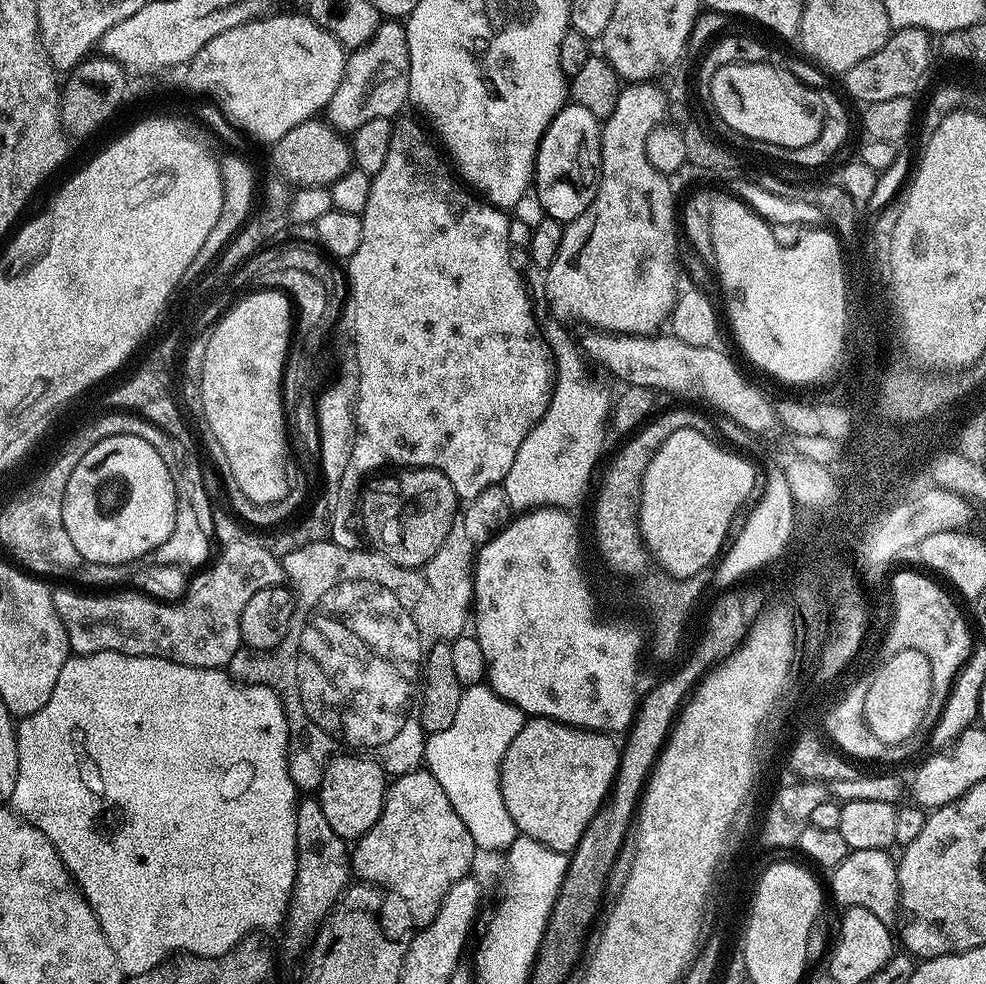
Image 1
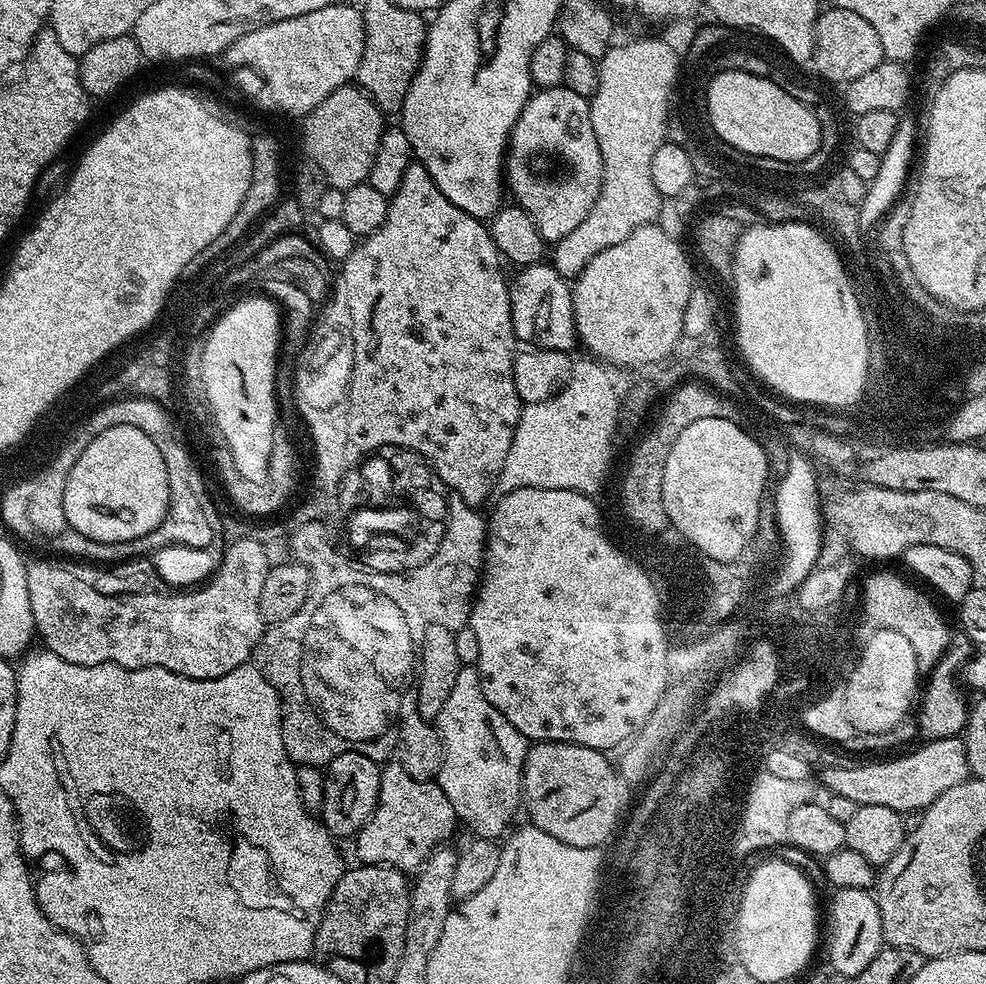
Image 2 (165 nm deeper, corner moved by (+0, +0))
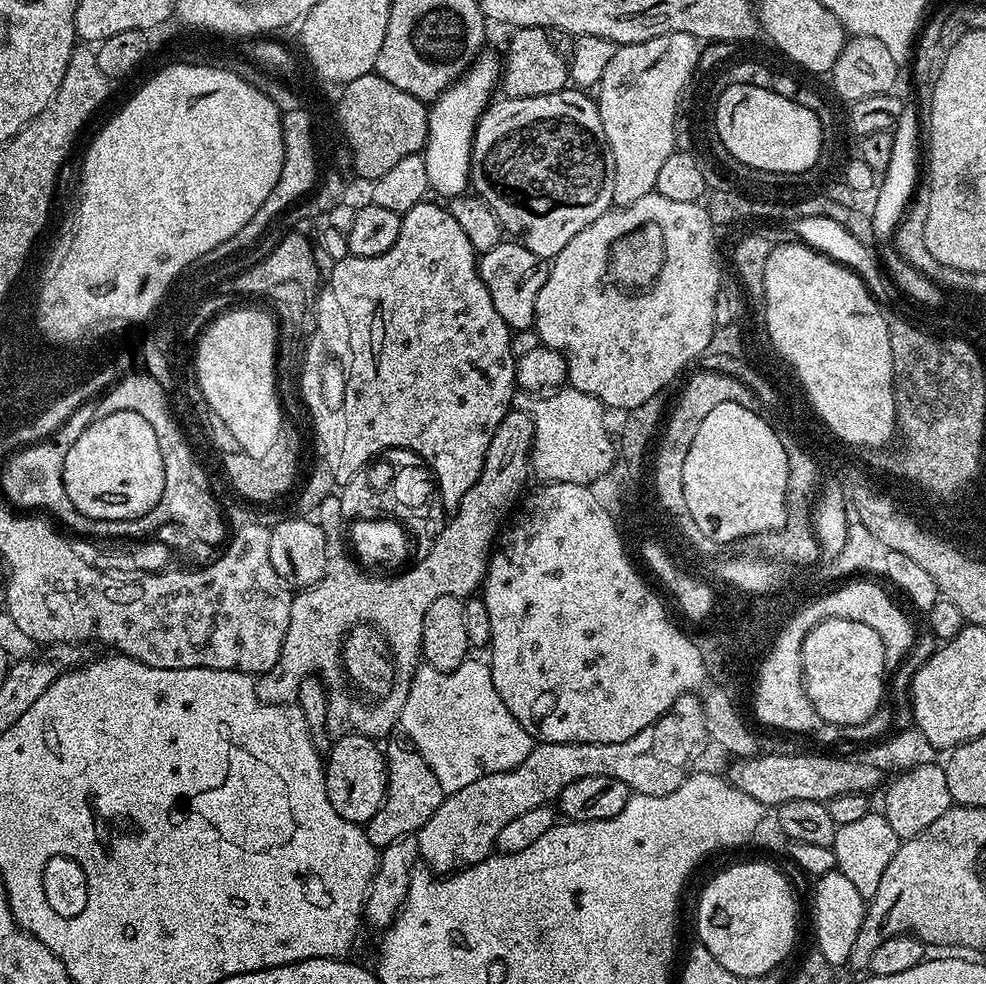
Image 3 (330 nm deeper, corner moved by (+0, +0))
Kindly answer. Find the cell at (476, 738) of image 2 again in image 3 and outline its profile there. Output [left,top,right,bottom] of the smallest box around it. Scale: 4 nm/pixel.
[399,658,534,794]

